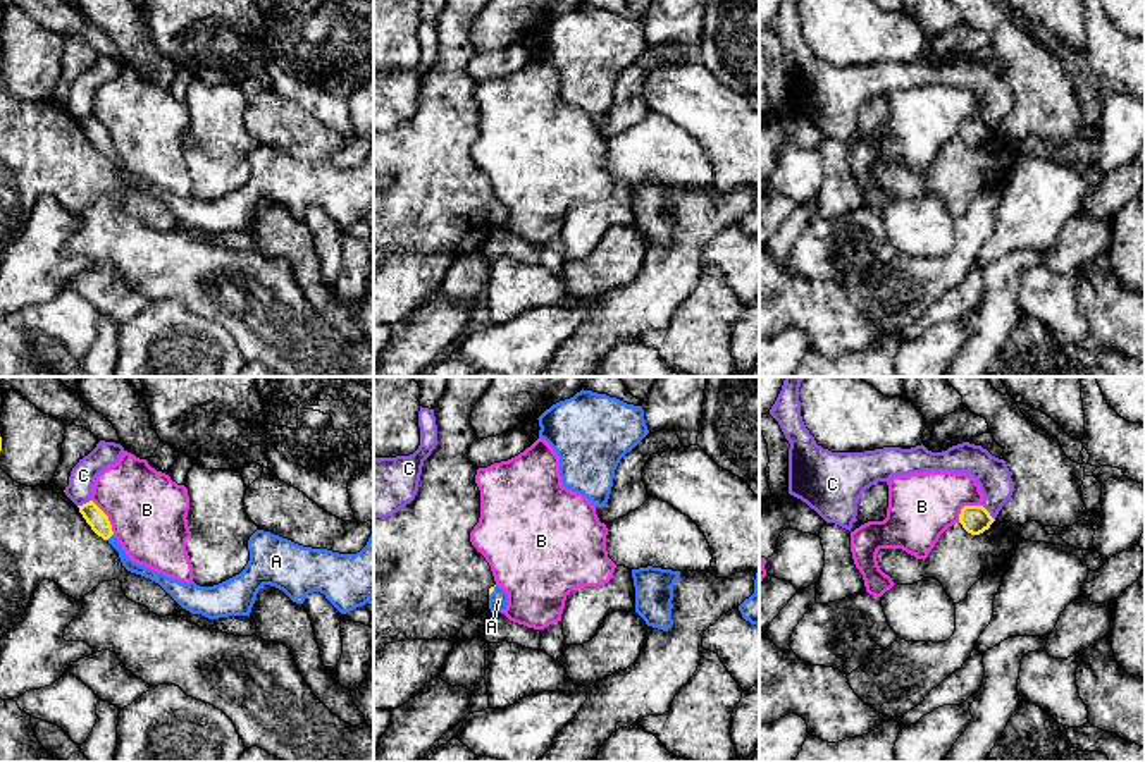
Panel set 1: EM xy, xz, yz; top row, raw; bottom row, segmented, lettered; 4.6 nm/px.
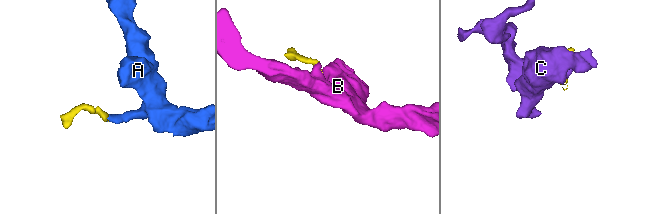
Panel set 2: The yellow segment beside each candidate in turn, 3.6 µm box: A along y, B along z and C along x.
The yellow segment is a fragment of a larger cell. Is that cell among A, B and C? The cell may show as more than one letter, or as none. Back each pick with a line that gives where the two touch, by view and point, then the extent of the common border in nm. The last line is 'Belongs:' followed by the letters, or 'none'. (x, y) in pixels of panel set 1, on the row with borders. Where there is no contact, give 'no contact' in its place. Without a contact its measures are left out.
A: xy (109, 537) | 40 nm
Belongs: A

